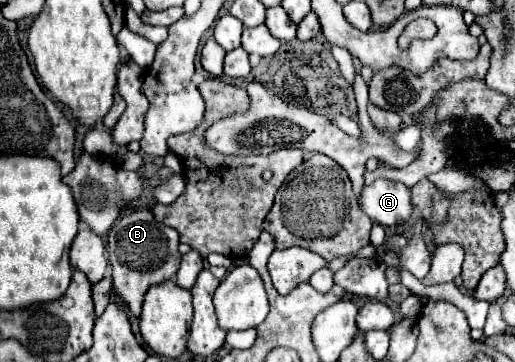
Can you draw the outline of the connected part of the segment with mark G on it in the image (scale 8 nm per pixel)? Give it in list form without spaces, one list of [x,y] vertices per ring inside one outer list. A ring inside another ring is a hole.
[[[374,180],[360,194],[360,208],[382,226],[406,224],[412,218],[410,190],[402,182]]]

